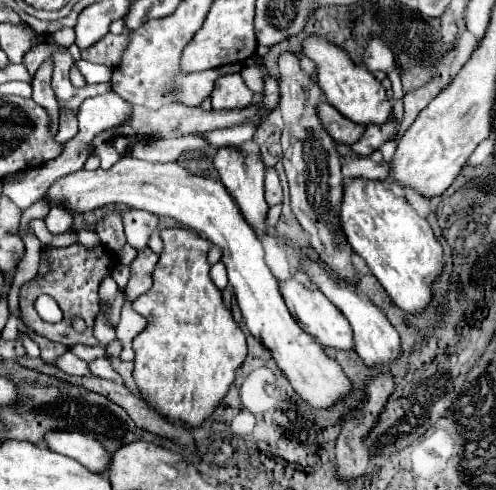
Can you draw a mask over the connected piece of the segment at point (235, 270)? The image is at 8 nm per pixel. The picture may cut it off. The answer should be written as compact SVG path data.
M122 156L110 170L80 170L60 178L50 186L46 198L50 206L64 204L72 214L96 210L108 204L126 204L130 208L140 208L156 216L170 216L184 226L204 234L224 252L222 262L228 268L230 286L250 334L270 350L276 366L288 378L292 390L314 410L330 410L342 398L350 396L352 382L344 374L342 366L330 358L324 348L310 334L306 334L288 312L280 292L280 282L272 276L270 268L264 262L264 250L258 236L246 224L236 202L222 186L222 182L192 174L178 162L152 164L136 160L132 156Z

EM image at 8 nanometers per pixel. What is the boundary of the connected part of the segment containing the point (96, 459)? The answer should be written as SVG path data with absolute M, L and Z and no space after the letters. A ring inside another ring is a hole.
M52 430L52 432L46 434L46 444L48 444L50 450L78 460L90 472L106 474L108 468L110 468L112 454L106 452L106 448L98 440L94 440L86 434Z

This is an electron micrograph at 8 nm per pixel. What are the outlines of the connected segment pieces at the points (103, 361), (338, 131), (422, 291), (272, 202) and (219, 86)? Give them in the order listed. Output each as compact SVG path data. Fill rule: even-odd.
M98 358L98 360L90 362L90 364L88 364L88 368L90 368L90 372L92 372L94 376L108 378L108 380L120 380L120 376L112 370L112 364L110 364L110 360L108 360L108 358Z
M322 100L318 104L318 114L322 116L322 126L326 128L326 132L332 136L332 140L336 144L352 144L356 142L364 128L360 124L350 122L348 118L344 118L342 114L338 114L338 110L334 106L330 106L326 100Z
M354 178L344 186L344 198L342 198L342 212L340 212L342 228L346 238L350 240L350 246L358 256L364 258L368 264L370 272L378 278L378 282L384 286L392 302L404 310L406 314L422 314L424 308L432 302L434 298L434 282L444 270L444 260L442 260L442 246L434 238L430 224L420 218L410 202L404 198L396 198L382 182L364 182L362 178Z
M266 168L266 202L268 206L276 206L282 202L282 186L274 168Z
M228 74L216 80L210 98L214 110L242 110L254 102L254 92L244 84L240 74Z

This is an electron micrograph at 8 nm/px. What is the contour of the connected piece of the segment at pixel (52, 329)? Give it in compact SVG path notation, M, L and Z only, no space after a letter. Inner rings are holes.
M80 244L74 246L66 246L66 248L48 248L46 256L50 258L50 274L44 274L42 278L34 278L26 284L20 286L20 310L22 310L22 320L26 322L26 326L30 326L32 330L44 334L46 338L60 342L64 346L74 346L74 344L84 344L84 346L96 346L98 340L92 334L94 328L94 318L98 314L98 286L100 282L112 274L112 258L106 252L106 248L98 246L96 250L86 250ZM40 294L48 294L52 296L58 306L64 312L64 322L58 324L48 324L44 320L40 320L40 316L34 310L34 302ZM72 316L82 316L86 322L86 332L84 334L76 334L70 326L70 318Z

